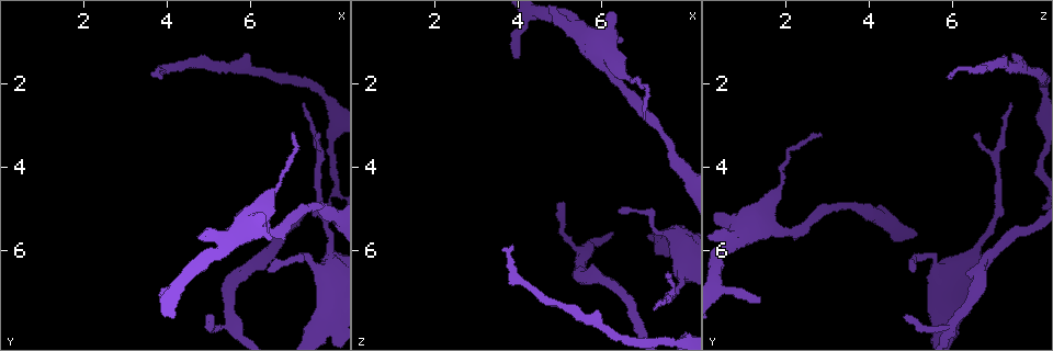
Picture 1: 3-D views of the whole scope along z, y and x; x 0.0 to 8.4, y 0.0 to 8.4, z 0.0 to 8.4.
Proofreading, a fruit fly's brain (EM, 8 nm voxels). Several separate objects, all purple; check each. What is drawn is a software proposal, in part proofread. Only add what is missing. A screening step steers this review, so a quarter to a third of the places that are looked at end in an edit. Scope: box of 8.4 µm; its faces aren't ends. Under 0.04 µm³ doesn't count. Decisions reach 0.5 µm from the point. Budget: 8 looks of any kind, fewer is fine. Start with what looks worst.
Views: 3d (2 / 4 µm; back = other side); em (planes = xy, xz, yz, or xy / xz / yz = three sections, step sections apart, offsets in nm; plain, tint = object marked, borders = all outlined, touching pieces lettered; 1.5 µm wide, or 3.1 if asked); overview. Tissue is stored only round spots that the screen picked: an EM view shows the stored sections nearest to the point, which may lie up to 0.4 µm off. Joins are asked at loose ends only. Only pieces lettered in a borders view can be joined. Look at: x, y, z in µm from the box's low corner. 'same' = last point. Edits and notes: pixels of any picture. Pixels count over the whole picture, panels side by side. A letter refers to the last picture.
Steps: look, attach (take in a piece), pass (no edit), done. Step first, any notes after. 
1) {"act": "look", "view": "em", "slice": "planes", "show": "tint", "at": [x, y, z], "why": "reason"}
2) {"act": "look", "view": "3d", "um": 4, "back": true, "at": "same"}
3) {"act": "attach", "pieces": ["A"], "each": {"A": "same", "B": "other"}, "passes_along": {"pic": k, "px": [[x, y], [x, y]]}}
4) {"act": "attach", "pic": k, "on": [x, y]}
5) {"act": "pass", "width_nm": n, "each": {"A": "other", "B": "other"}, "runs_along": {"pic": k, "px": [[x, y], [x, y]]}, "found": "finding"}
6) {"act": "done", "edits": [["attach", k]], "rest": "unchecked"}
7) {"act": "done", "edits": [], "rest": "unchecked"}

{"act": "look", "view": "3d", "um": 4, "at": [4.00, 7.20, 1.40], "why": "free end"}

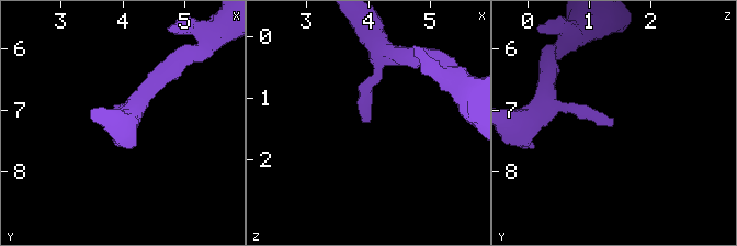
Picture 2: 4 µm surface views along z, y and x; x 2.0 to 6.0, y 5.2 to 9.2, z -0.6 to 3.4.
{"act": "look", "view": "em", "um": 3.1, "slice": "planes", "show": "borders", "at": [4.00, 7.15, 1.45]}

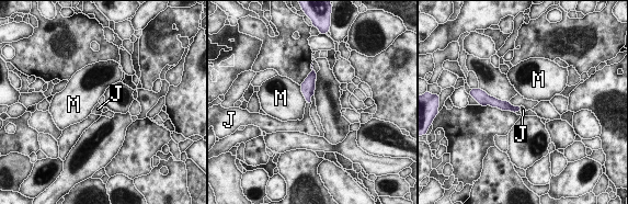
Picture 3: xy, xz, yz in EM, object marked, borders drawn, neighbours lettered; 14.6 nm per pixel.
{"act": "attach", "pieces": ["J"], "each": {"J": "same", "M": "other"}, "passes_along": {"pic": 3, "px": [[308, 87], [309, 102], [307, 118]]}, "found": "the neuron continues"}

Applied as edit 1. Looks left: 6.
{"act": "look", "view": "3d", "um": 2, "at": [3.80, 1.80, 5.85], "why": "branch stops here"}

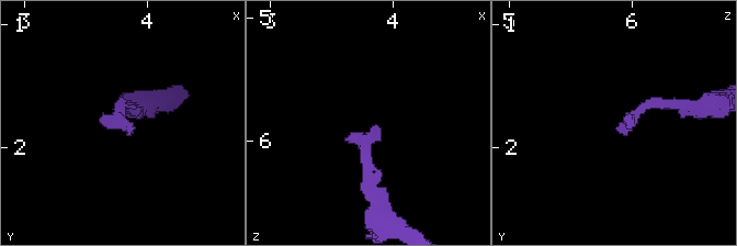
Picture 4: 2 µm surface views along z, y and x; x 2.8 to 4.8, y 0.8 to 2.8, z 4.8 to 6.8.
{"act": "look", "view": "em", "slice": "planes", "show": "borders", "at": [3.86, 1.86, 5.86]}

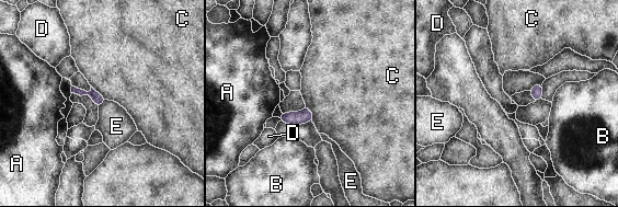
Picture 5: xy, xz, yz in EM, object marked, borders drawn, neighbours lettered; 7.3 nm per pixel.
{"act": "pass", "width_nm": 80, "each": {"A": "other", "B": "other", "C": "other", "D": "other", "E": "other"}, "found": "no lettered piece goes on from it"}

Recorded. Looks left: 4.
{"act": "look", "view": "3d", "um": 4, "at": [7.60, 3.25, 6.65]}

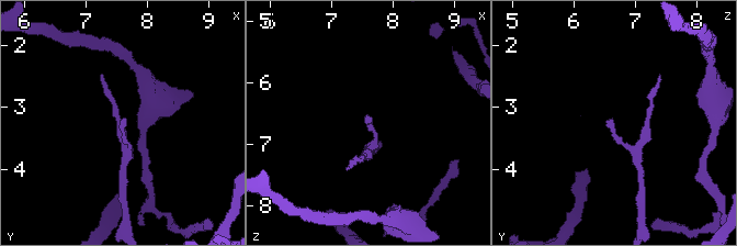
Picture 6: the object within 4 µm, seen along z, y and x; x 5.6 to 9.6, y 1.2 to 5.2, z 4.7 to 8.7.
{"act": "look", "view": "em", "slice": "planes", "show": "borders", "at": [7.65, 3.20, 6.65], "why": "shape alone is not enough"}

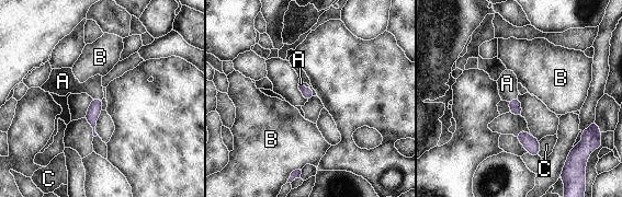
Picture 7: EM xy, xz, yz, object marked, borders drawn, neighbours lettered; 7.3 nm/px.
{"act": "attach", "pieces": ["A"], "each": {"A": "same", "B": "other", "C": "other"}, "passes_along": {"pic": 7, "px": [[94, 109], [98, 99], [68, 83]]}, "found": "it goes on there"}

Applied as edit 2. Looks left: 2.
{"act": "done", "edits": [["attach", 3], ["attach", 7]], "rest": "unchecked"}

